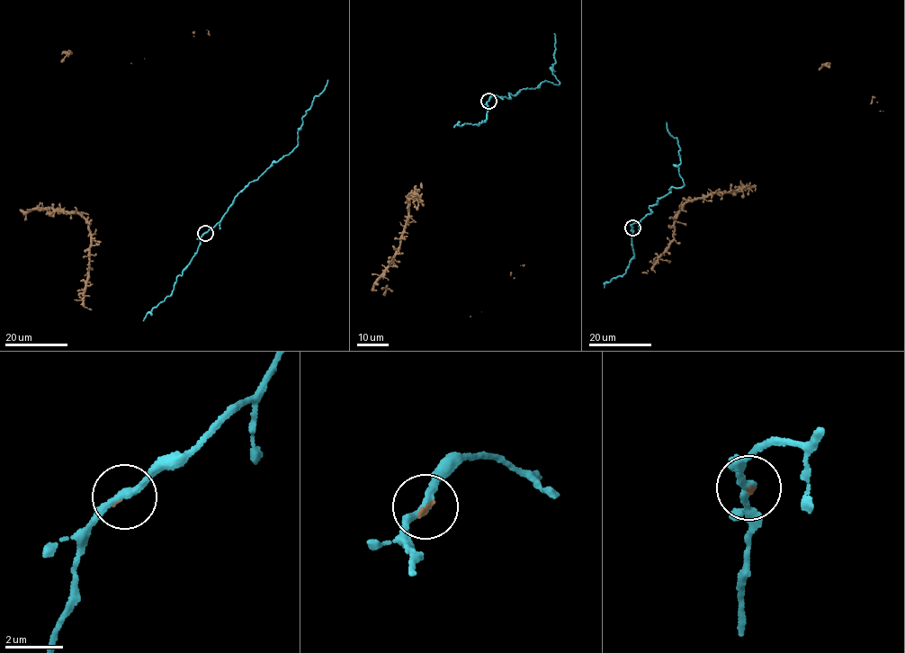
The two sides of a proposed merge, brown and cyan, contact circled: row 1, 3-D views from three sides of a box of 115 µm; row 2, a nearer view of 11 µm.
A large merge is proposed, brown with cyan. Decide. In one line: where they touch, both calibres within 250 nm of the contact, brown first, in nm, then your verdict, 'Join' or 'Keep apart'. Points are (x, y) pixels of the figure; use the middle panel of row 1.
Place: (488, 101). Thickness 110 nm (brown) against 240 nm. Join

